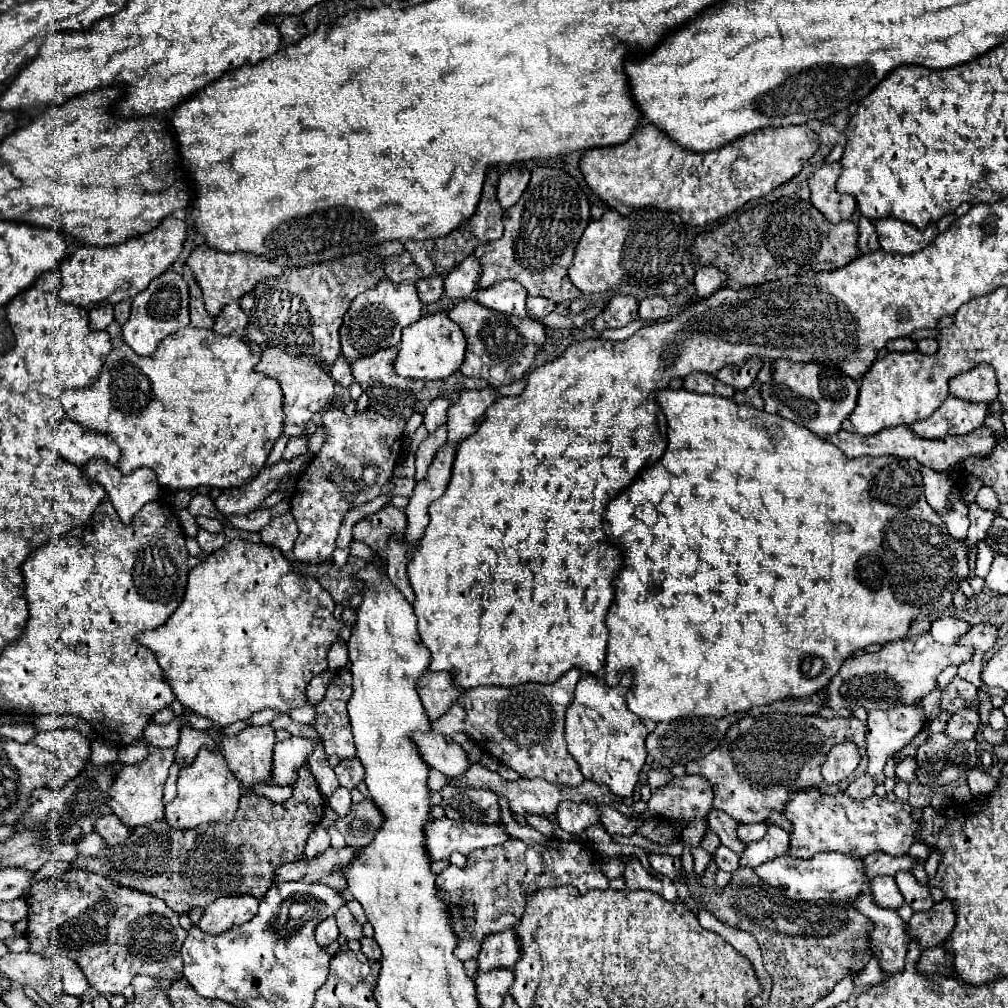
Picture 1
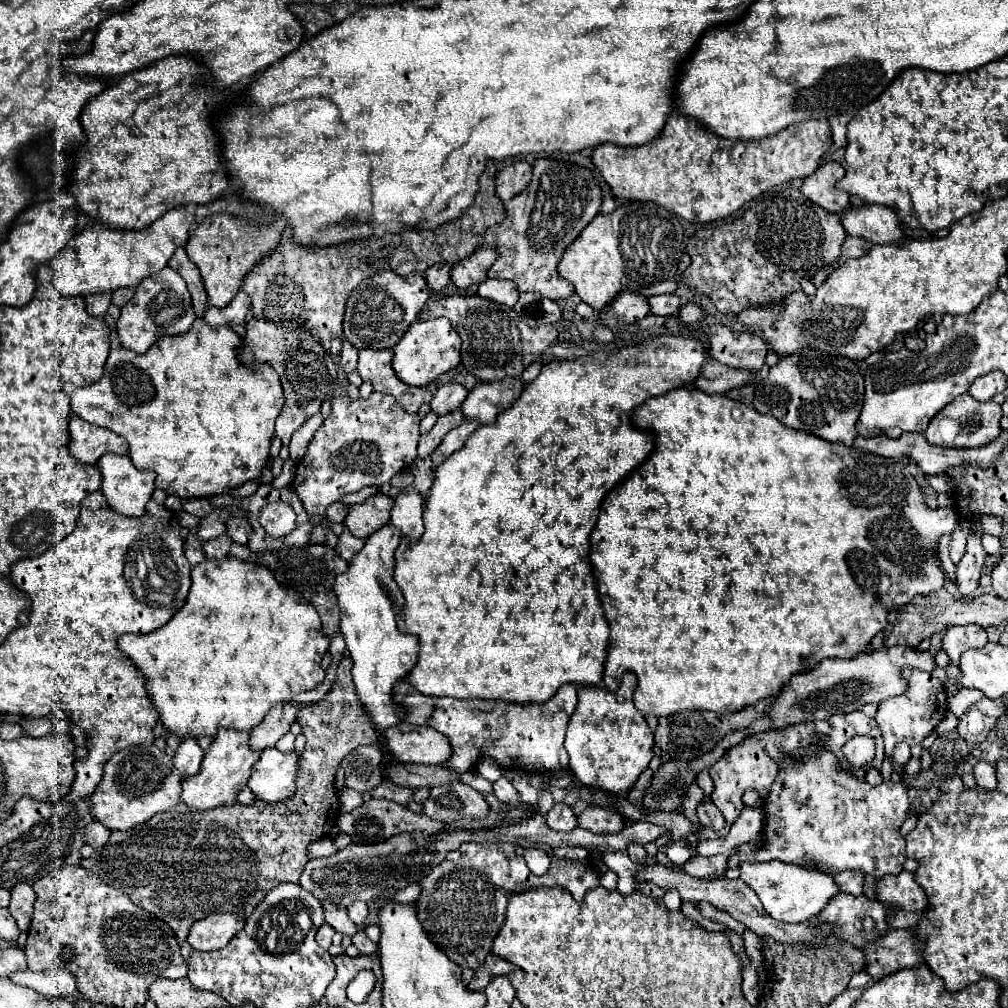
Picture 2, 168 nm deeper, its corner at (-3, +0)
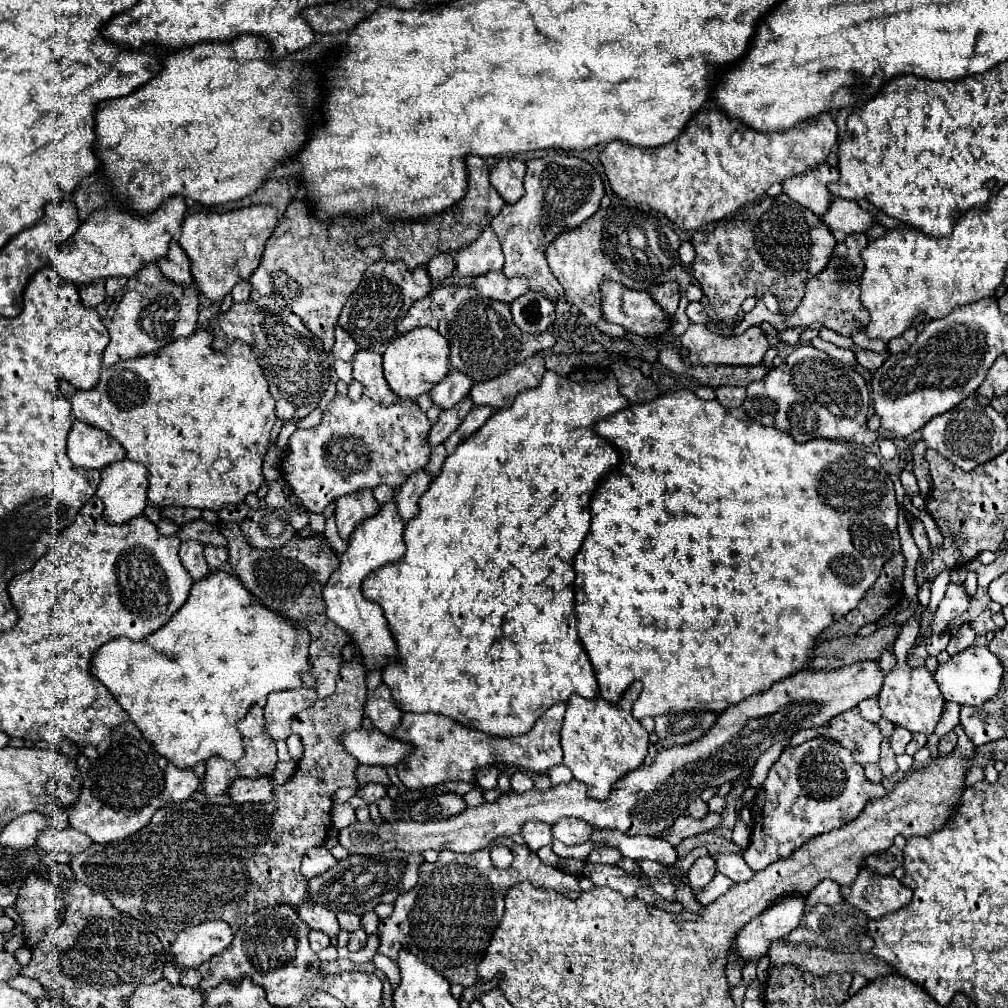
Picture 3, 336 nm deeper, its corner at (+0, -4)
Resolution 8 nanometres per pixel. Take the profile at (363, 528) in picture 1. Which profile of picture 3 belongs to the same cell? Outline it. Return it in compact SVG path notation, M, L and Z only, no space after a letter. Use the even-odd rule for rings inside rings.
M362 489L350 495L344 495L340 499L334 501L336 505L336 527L340 537L346 541L350 537L350 533L356 529L356 525L360 521L364 521L364 517L370 517L378 511L378 503L372 495L372 489Z

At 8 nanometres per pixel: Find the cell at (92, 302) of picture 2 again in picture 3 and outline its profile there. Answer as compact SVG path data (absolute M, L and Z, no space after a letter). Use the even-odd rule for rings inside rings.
M94 281L94 283L86 283L86 285L78 285L78 291L80 291L80 297L82 297L82 303L86 307L96 307L98 303L104 301L106 297L106 291L104 291L104 281Z

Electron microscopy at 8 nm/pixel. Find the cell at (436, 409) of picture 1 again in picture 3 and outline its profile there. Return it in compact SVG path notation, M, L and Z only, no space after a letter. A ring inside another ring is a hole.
M450 369L448 375L430 391L430 397L442 409L450 409L458 401L462 401L464 397L468 397L472 385L474 385L474 381L468 375Z

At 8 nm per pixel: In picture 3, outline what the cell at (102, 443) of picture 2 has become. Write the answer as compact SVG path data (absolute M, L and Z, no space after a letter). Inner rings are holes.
M74 421L68 433L66 455L76 467L98 469L98 471L126 457L122 445L116 439L82 421Z

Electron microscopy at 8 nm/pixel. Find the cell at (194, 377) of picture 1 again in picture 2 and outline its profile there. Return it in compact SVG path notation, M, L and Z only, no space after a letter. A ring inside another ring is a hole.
M197 319L193 325L195 327L191 327L187 333L169 335L169 337L157 339L157 343L145 355L129 351L129 349L125 349L121 345L111 347L109 359L105 363L103 377L97 383L93 383L89 387L77 387L71 393L71 411L77 417L81 417L87 423L111 429L117 435L125 437L127 443L129 443L129 457L131 457L133 465L137 469L151 469L151 471L155 471L157 473L155 487L159 487L159 489L163 489L163 491L167 491L171 495L179 495L183 499L187 499L187 497L211 497L211 495L219 495L219 493L225 493L229 489L241 487L241 485L245 485L251 479L259 479L261 471L267 467L269 445L271 445L271 439L275 437L275 419L279 417L279 413L281 413L281 409L285 405L283 387L281 387L279 375L277 375L277 371L273 367L265 365L263 371L253 371L253 369L249 369L247 365L243 365L239 361L241 337L233 329L229 329L229 327L209 327L201 319Z

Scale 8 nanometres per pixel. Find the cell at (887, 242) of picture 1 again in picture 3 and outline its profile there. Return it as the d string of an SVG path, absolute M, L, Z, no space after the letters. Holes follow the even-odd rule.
M834 197L828 211L820 217L820 221L830 229L836 241L846 239L850 233L864 233L870 229L874 219L868 211L860 209L856 201L844 201Z

